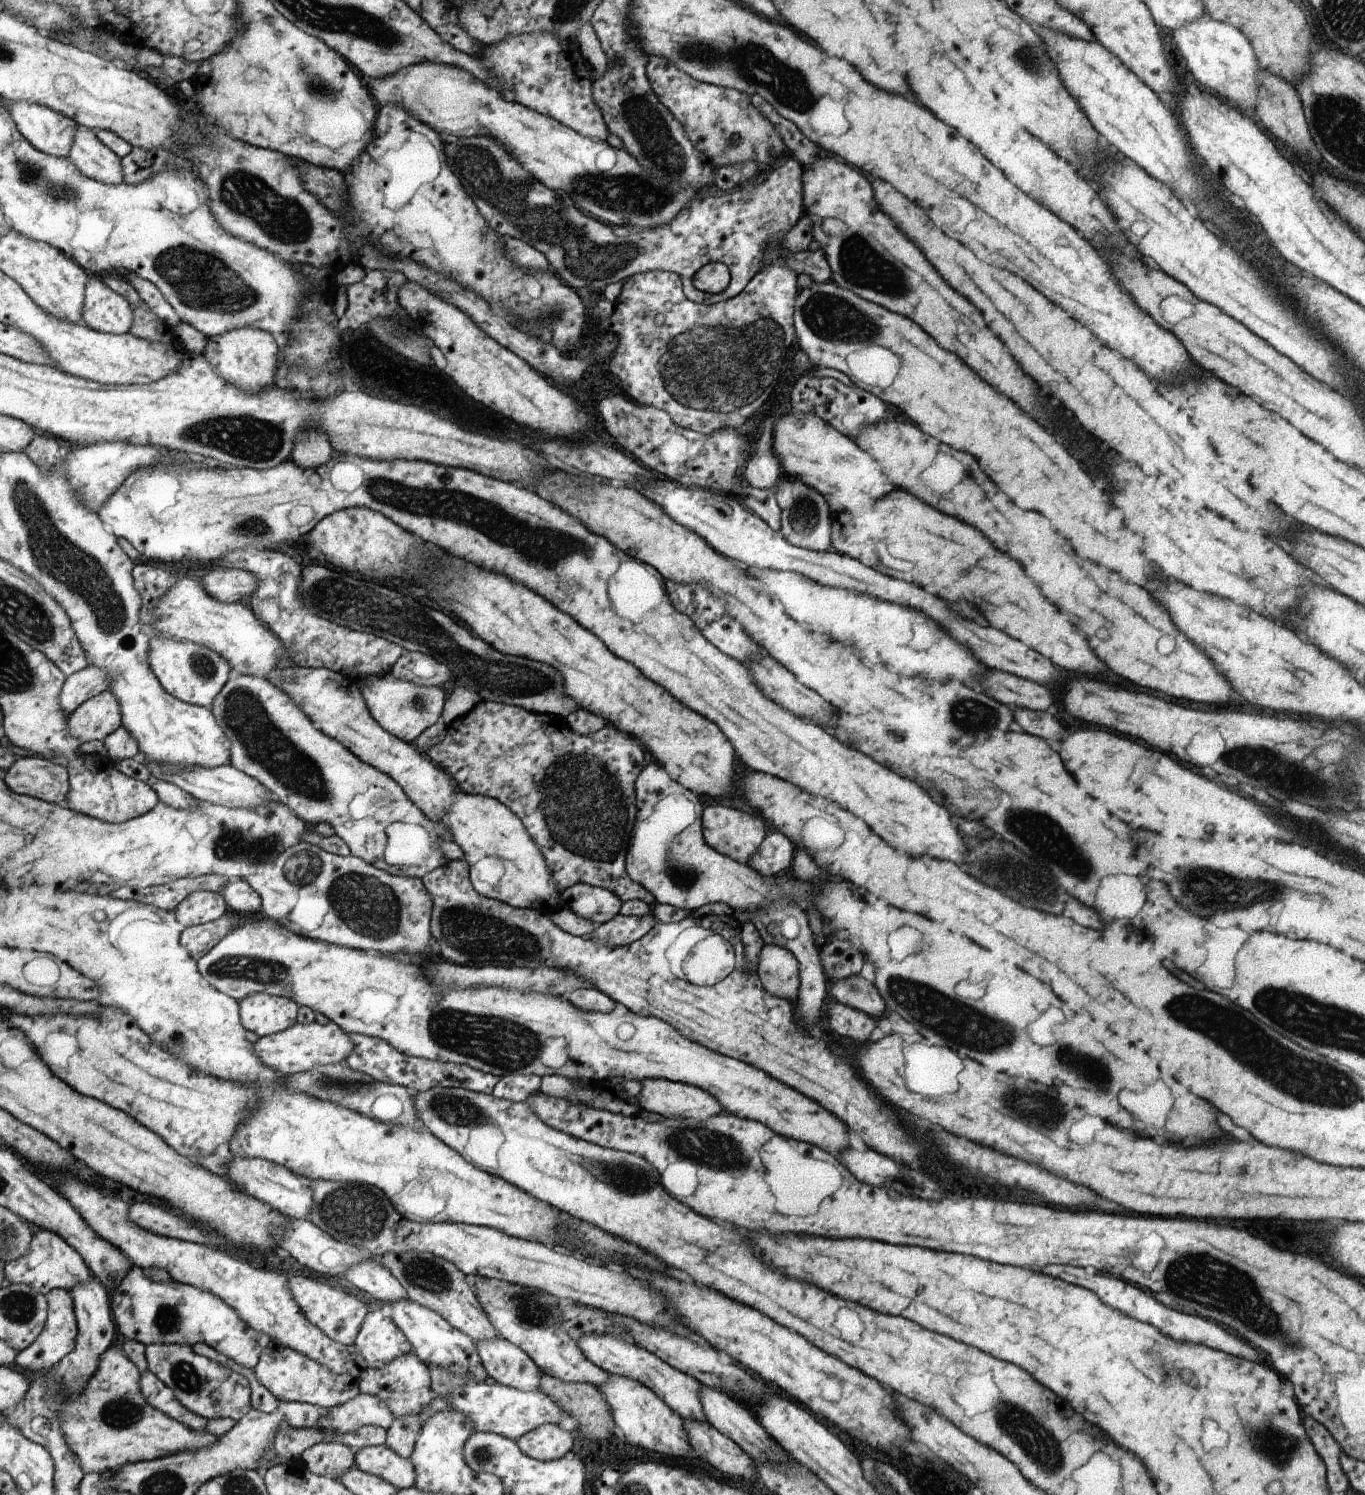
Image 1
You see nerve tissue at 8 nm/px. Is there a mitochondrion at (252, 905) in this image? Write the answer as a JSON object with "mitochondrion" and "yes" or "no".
{"mitochondrion":"no"}

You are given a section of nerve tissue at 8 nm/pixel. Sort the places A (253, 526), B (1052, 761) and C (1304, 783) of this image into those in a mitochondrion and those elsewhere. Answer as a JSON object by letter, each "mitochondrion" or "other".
{"A":"mitochondrion","B":"other","C":"mitochondrion"}

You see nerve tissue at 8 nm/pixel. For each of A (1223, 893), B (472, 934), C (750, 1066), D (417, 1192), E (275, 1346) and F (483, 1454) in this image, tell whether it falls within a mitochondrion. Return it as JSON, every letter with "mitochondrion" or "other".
{"A":"mitochondrion","B":"mitochondrion","C":"other","D":"other","E":"other","F":"mitochondrion"}

